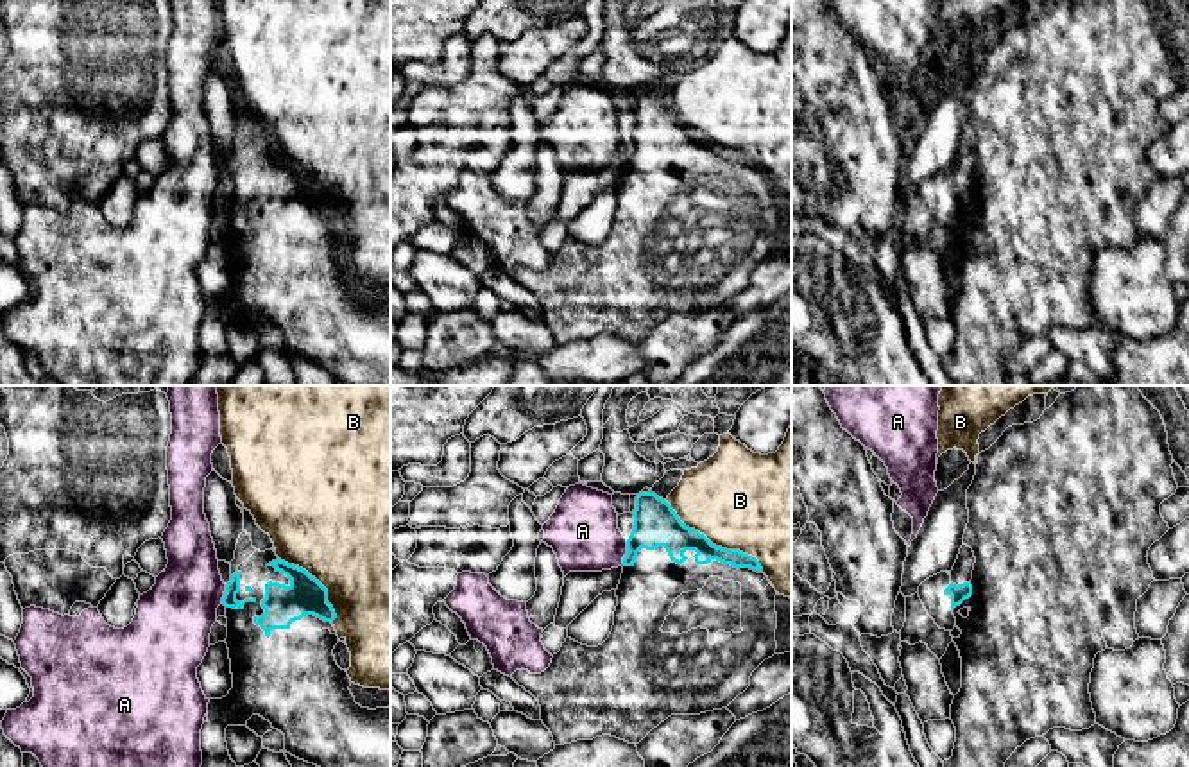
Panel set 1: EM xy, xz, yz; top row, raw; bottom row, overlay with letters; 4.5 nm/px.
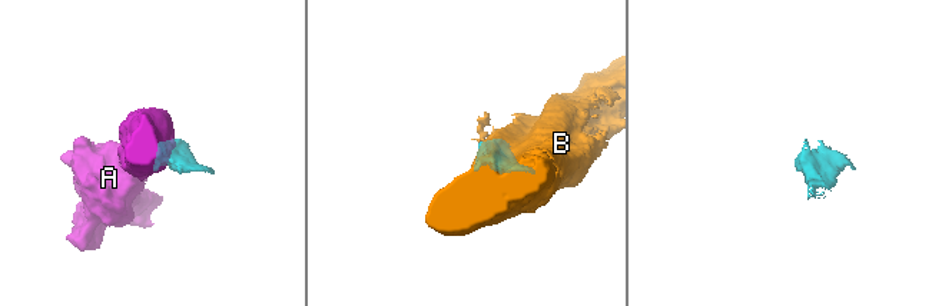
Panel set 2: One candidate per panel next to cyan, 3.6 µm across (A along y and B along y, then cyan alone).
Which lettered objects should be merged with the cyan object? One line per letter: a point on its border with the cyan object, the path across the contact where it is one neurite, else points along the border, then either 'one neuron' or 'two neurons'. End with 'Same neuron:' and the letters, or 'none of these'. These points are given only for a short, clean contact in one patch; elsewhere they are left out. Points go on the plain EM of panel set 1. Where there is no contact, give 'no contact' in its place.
A: contact xz (627, 151); border xz (627, 138), (622, 163); two neurons
B: contact xz (715, 144); two neurons
Same neuron: none of these

